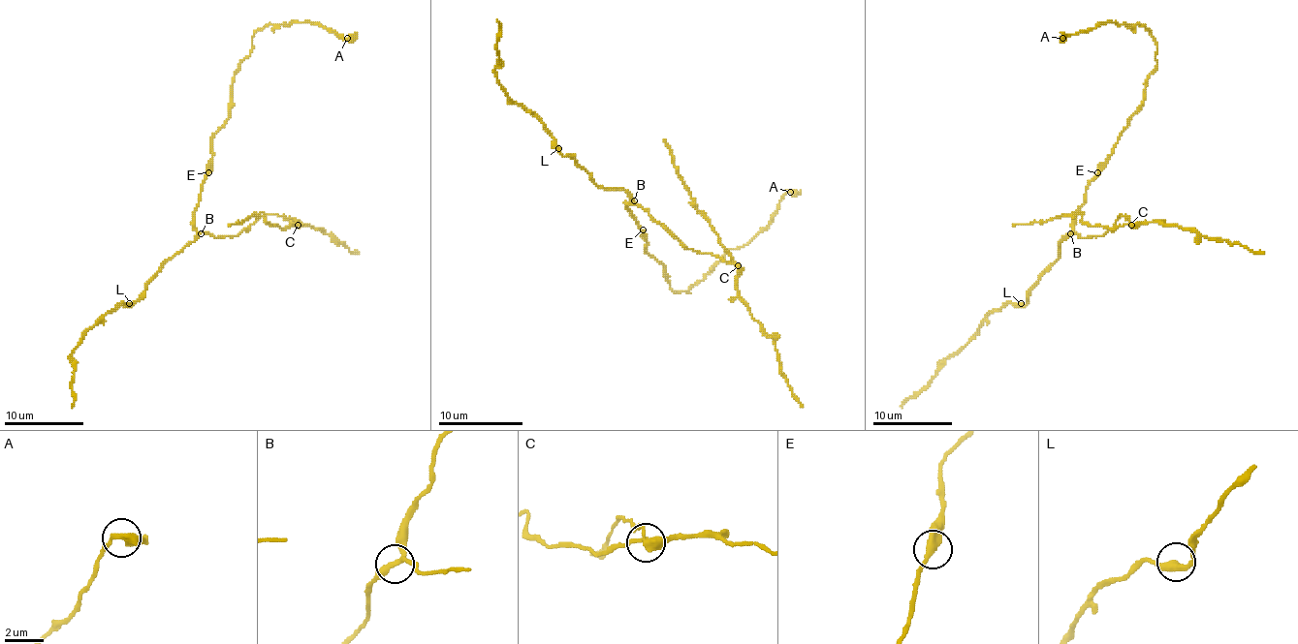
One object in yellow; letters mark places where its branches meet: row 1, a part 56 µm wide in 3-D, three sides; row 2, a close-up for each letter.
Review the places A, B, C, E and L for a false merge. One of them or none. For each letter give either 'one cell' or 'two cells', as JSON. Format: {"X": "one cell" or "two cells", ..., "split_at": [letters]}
{"A": "one cell", "B": "one cell", "C": "two cells", "E": "one cell", "L": "one cell", "split_at": ["C"]}

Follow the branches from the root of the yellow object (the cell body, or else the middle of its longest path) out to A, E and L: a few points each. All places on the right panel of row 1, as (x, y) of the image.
A: (1086, 193), (1143, 100), (1157, 42), (1139, 24), (1116, 22), (1062, 38)
E: (1086, 193), (1088, 182), (1097, 172)
L: (1086, 193), (1074, 230), (1060, 244), (1059, 260), (1032, 288), (1028, 301), (1025, 305), (1021, 303)

